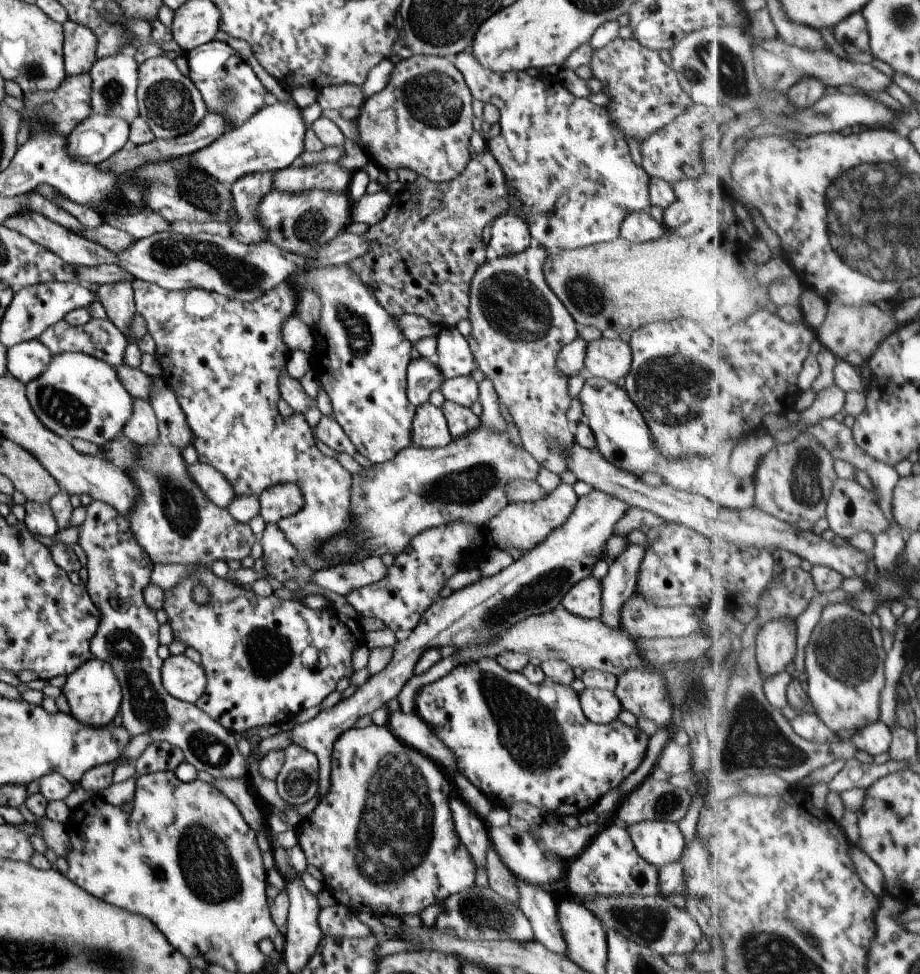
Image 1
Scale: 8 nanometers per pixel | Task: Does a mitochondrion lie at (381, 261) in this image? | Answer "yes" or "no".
no

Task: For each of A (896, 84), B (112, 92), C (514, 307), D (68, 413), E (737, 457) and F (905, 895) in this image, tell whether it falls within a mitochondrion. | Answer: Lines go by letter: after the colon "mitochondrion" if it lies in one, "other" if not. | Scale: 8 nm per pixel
A: other
B: mitochondrion
C: mitochondrion
D: mitochondrion
E: other
F: other

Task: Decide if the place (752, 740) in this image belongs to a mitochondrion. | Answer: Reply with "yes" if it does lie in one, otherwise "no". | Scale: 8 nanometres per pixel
yes

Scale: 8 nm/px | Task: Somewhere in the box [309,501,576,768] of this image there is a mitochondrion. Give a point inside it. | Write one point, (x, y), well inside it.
(543, 590)

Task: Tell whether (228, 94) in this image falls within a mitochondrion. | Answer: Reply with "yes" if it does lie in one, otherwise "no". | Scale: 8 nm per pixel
yes

